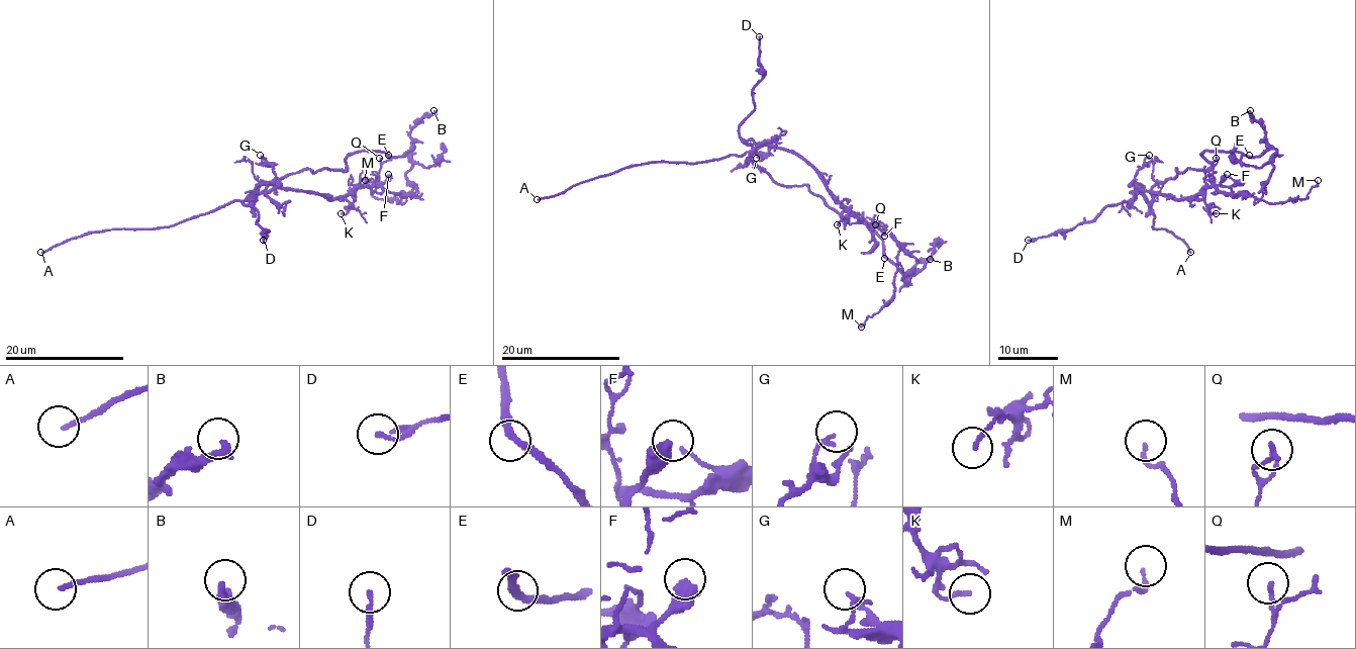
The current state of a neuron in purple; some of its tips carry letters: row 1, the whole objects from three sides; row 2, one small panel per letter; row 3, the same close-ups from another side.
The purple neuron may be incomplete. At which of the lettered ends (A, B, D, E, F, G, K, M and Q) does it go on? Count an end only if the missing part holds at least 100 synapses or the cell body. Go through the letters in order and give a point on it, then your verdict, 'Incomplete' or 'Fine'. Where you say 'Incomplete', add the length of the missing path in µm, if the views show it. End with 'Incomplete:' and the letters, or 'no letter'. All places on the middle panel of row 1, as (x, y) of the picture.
A: Place: (537, 199). Incomplete. Missing length about 10 µm
B: Place: (930, 259). Fine
D: Place: (759, 36). Fine
E: Place: (884, 258). Fine
F: Place: (884, 236). Fine
G: Place: (756, 158). Fine
K: Place: (837, 224). Fine
M: Place: (861, 327). Fine
Q: Place: (875, 224). Fine
Incomplete: A

